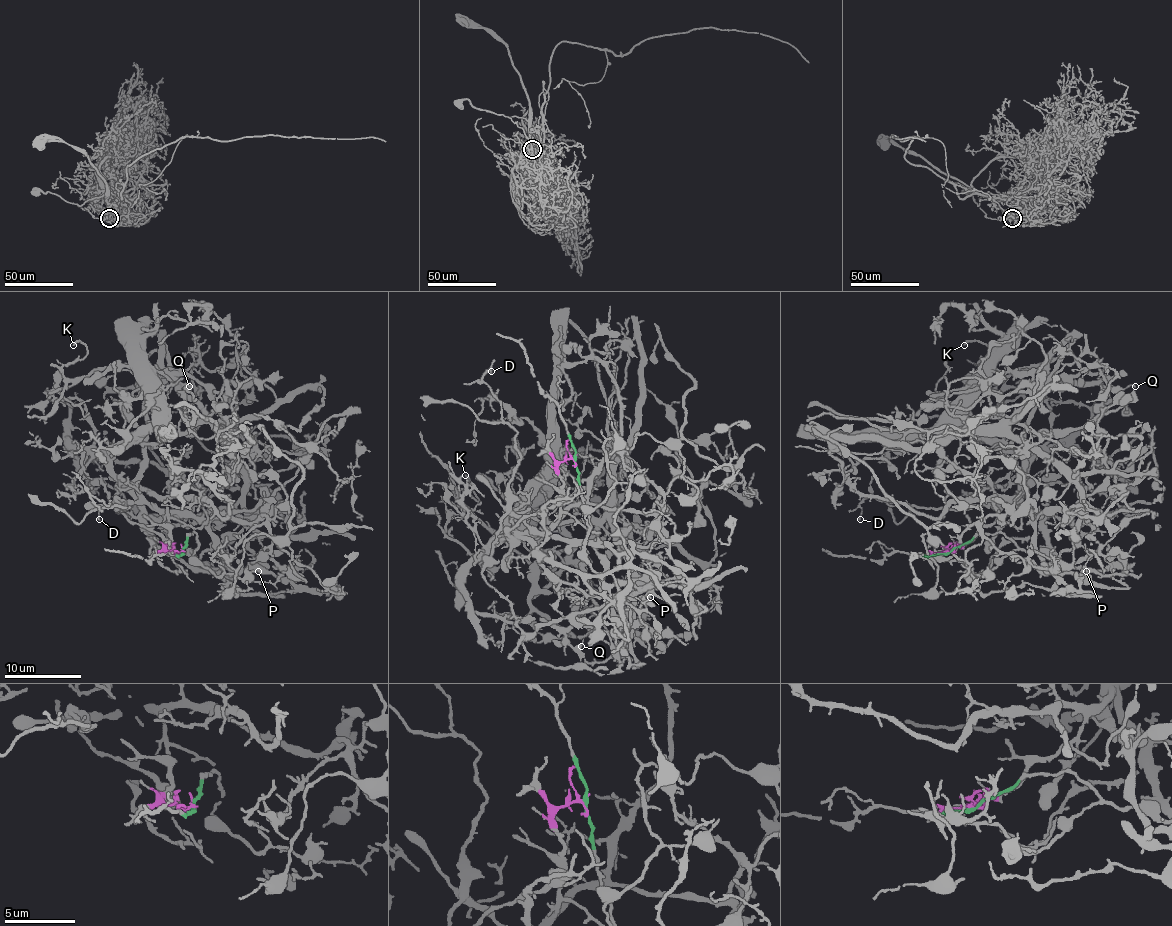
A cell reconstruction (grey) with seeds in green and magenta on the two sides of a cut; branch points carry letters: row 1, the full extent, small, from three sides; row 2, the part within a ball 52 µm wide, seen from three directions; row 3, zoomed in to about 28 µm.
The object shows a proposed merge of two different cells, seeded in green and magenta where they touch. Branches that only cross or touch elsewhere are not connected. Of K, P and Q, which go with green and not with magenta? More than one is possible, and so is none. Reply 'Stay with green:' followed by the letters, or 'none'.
Stay with green: K

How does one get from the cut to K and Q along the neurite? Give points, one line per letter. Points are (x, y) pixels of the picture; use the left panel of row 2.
K: (183, 551), (194, 533), (198, 558), (242, 528), (244, 472), (167, 358), (67, 379), (86, 350), (73, 345)
Q: (183, 553), (165, 547), (169, 514), (138, 483), (148, 397), (165, 395), (194, 352), (189, 387)

